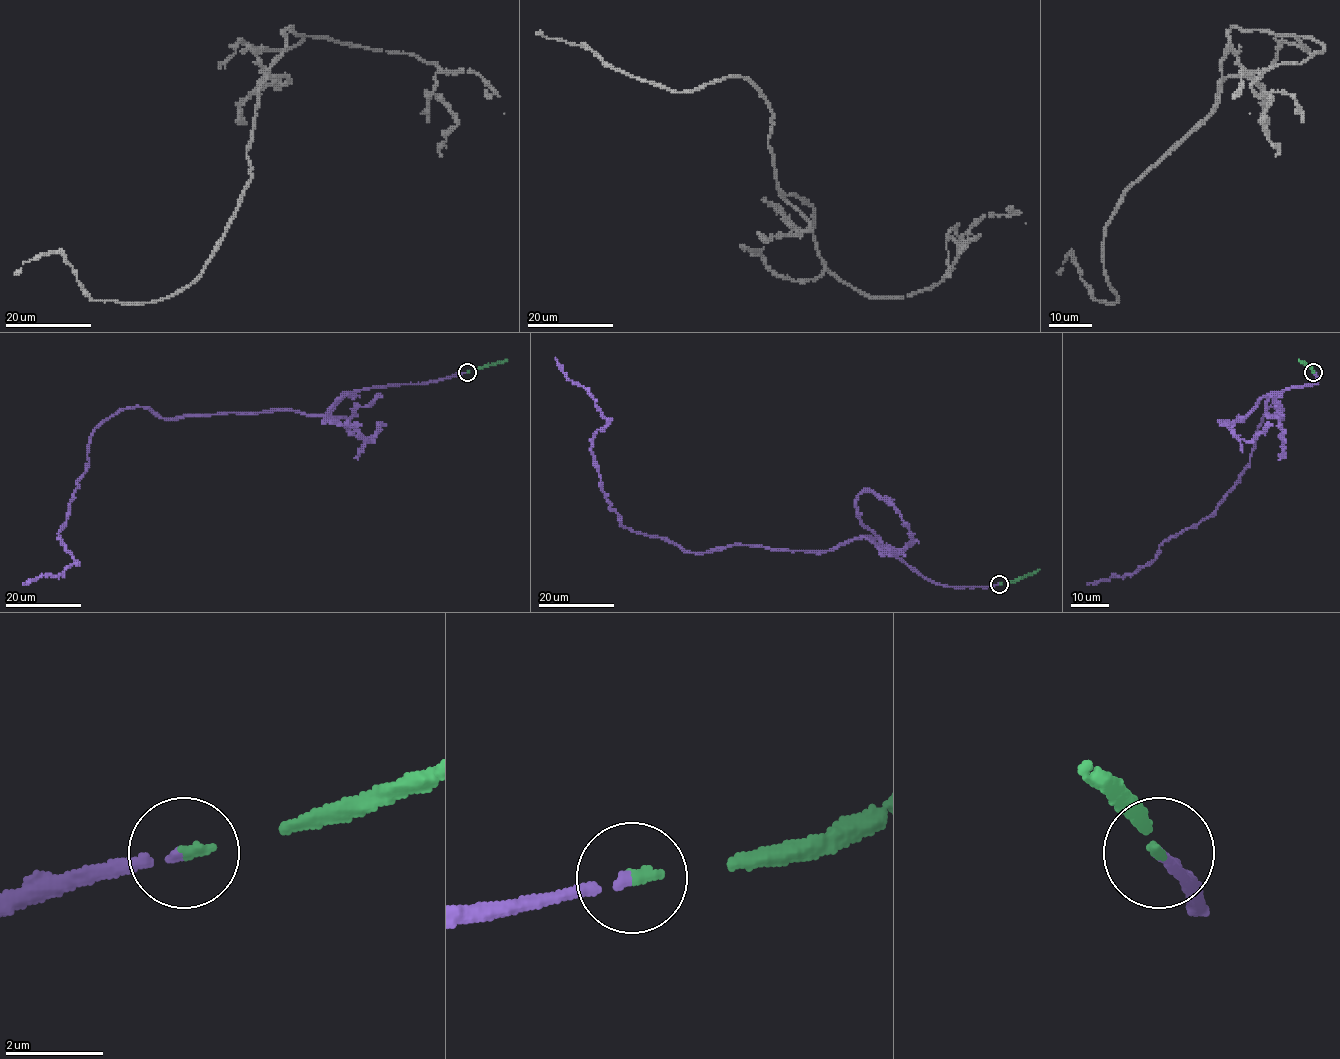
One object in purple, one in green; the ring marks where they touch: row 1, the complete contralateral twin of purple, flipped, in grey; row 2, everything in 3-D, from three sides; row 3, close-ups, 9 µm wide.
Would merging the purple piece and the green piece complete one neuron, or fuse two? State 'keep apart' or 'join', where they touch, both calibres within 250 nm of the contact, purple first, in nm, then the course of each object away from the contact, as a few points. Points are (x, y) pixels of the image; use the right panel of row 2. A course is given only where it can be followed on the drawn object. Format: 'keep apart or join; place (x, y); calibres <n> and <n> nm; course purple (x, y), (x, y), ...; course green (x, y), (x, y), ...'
join; place (1313, 372); calibres 170 and 170 nm; course purple (1313, 372), (1316, 383), (1266, 402), (1282, 419), (1266, 409), (1249, 465), (1208, 516), (1134, 573), (1086, 585); course green (1313, 372), (1298, 360)

